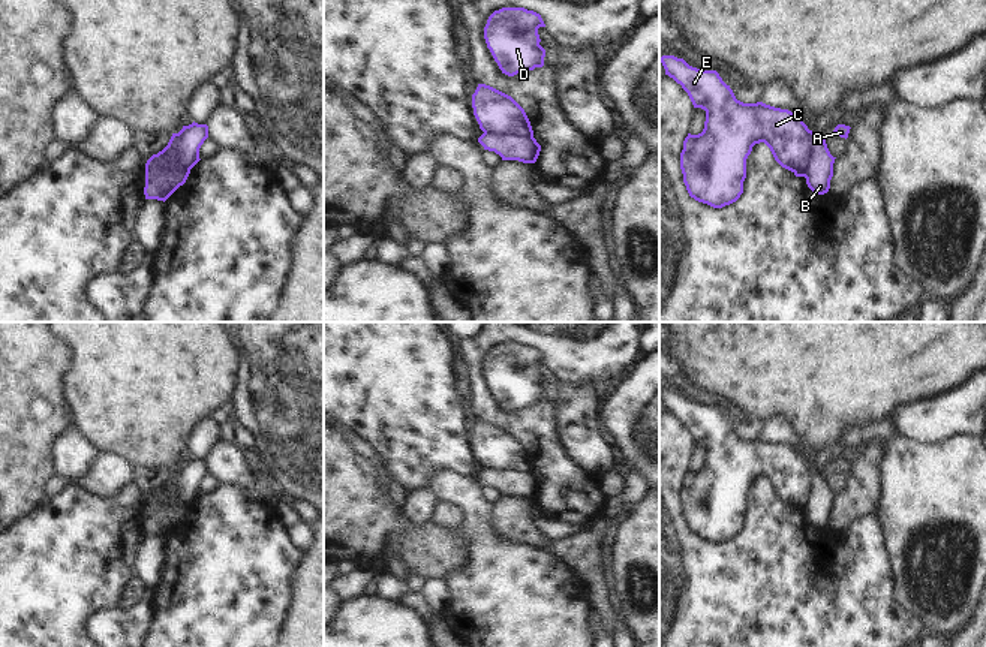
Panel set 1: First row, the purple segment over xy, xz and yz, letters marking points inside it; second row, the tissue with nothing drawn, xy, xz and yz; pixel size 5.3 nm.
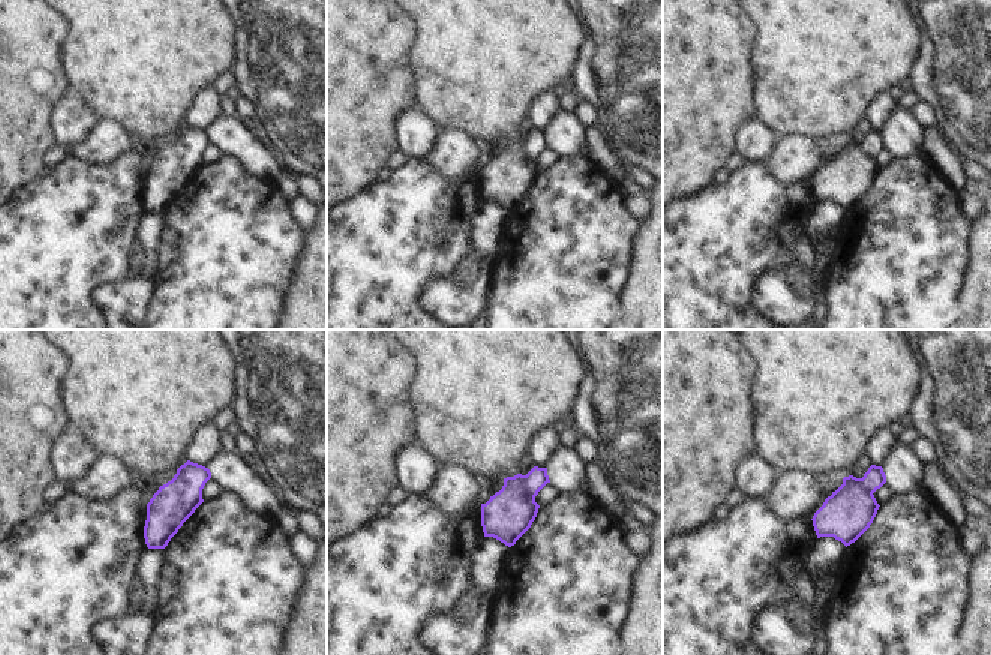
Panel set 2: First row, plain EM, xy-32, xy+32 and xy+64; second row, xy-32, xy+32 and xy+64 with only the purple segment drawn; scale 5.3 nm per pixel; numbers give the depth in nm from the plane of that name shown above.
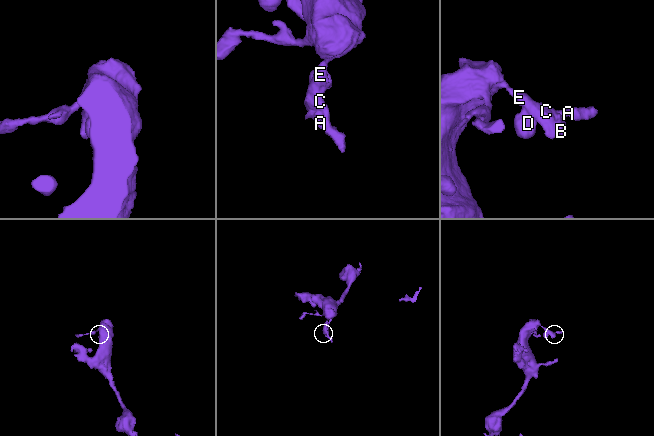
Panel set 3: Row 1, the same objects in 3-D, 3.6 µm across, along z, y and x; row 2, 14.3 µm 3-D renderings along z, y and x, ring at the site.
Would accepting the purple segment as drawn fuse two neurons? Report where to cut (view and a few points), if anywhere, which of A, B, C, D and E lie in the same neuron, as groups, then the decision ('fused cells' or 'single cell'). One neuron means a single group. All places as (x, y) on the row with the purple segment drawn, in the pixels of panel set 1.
xz (484, 132), (517, 132), (532, 137) | A C D E / B | fused cells

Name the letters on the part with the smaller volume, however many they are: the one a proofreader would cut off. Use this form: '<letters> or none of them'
B

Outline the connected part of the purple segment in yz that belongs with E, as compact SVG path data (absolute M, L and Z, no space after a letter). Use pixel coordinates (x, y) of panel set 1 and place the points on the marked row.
M662 55L665 75L673 78L688 93L694 108L706 111L704 129L683 141L680 169L691 198L713 208L736 202L743 193L746 159L755 144L764 142L775 160L796 177L805 177L811 150L811 130L803 120L788 109L775 108L763 102L743 103L736 99L716 70L701 70L689 66L683 58Z

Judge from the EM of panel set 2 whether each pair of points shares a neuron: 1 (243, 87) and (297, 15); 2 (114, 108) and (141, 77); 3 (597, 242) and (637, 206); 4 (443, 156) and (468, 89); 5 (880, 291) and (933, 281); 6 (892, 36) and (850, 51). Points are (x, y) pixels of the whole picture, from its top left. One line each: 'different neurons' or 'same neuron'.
1: same neuron
2: same neuron
3: different neurons
4: different neurons
5: same neuron
6: same neuron

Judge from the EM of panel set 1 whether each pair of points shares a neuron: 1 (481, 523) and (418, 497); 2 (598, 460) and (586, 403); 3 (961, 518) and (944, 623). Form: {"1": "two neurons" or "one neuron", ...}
{"1": "two neurons", "2": "one neuron", "3": "one neuron"}

